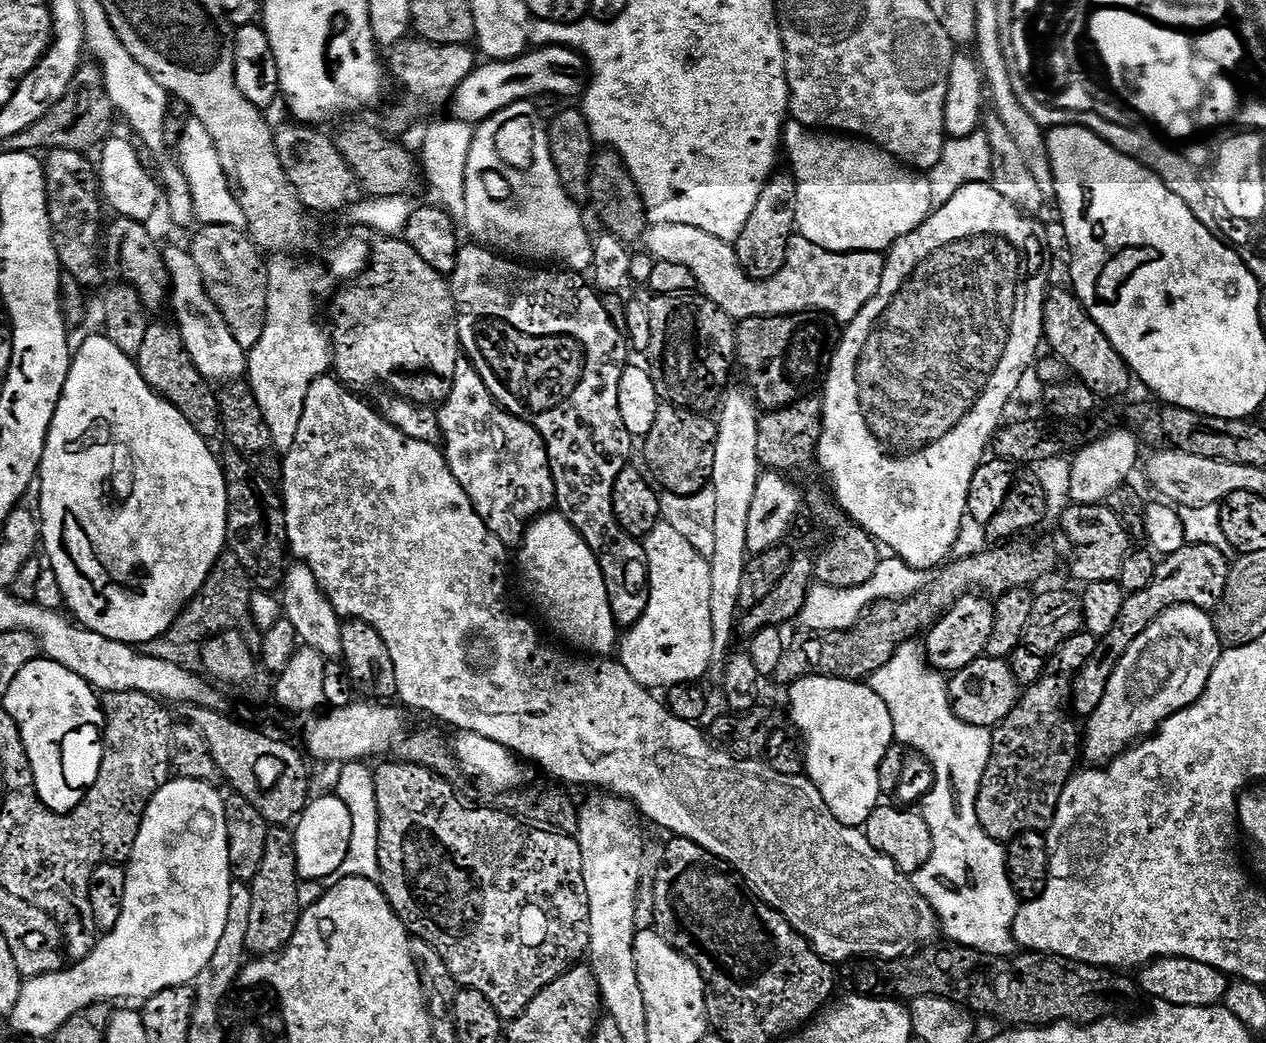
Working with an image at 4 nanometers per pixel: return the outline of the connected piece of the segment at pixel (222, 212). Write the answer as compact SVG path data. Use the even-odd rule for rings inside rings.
M185 119L184 133L180 136L180 157L178 163L184 171L186 182L192 195L192 215L201 225L245 227L242 206L234 198L230 186L226 182L226 174L222 170L222 162L218 162L218 150L214 150L214 138L202 126L200 120Z

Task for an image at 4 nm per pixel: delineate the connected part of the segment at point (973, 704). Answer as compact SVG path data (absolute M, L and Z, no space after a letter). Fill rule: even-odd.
M992 655L979 656L970 662L970 666L962 666L962 670L951 673L948 680L948 701L952 713L970 726L982 726L989 730L995 729L1007 718L1022 695L1021 686L1014 678L1007 659L1000 657L999 660Z

